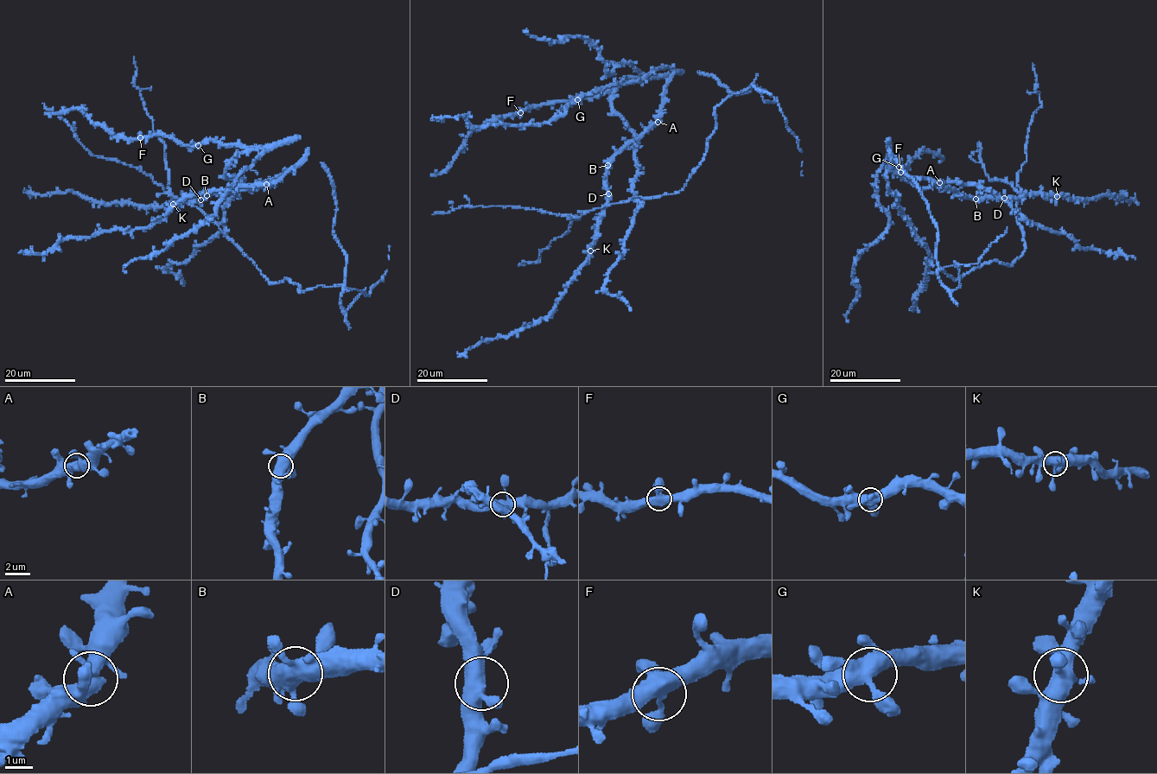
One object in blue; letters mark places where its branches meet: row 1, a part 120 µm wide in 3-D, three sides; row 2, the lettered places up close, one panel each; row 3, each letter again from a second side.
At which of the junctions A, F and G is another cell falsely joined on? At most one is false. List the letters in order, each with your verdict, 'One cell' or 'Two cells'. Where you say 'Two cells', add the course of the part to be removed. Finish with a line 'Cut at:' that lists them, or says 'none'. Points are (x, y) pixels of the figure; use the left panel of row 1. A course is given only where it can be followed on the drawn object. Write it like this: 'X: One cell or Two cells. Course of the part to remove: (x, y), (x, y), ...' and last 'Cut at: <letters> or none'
A: One cell
F: One cell
G: One cell
Cut at: none

